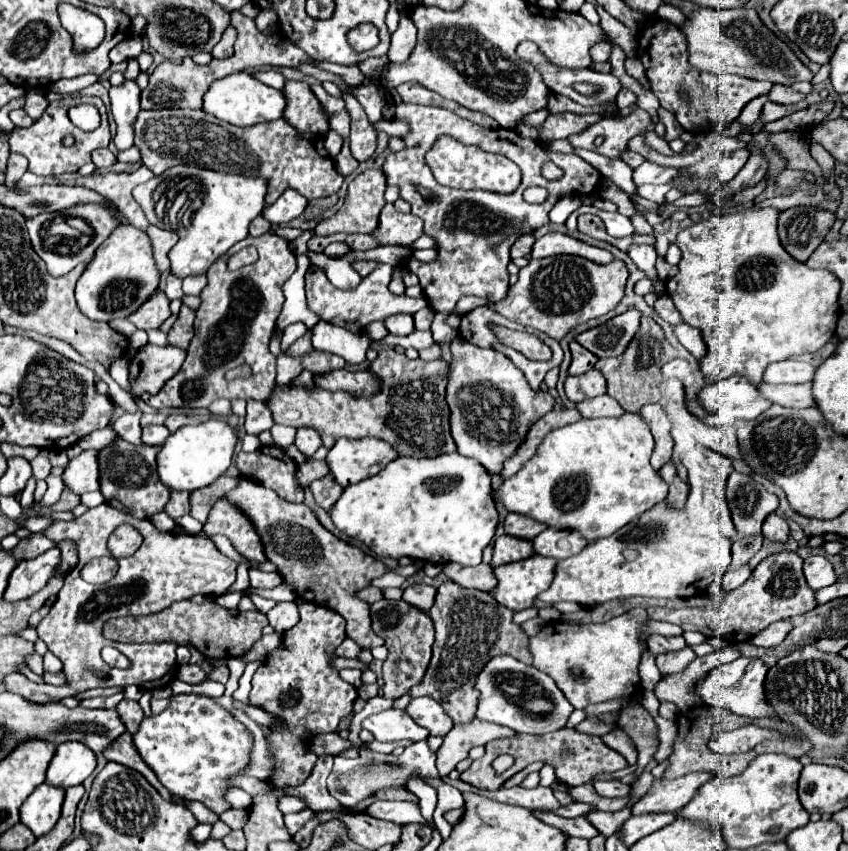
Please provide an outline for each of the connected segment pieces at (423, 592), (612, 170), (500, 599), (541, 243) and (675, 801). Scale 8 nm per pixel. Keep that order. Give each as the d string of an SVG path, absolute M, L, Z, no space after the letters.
M417 583L417 585L411 585L403 591L403 599L407 603L411 603L413 607L421 607L421 611L429 611L433 601L435 601L435 587L429 587L425 583Z
M575 149L575 153L585 159L587 163L591 163L597 171L601 171L603 175L607 175L609 179L615 181L615 185L619 185L623 191L627 191L627 195L635 195L637 187L631 181L631 167L619 159L605 159L603 155L595 153L595 151L585 151L585 149Z
M533 555L525 561L495 567L493 573L497 577L497 585L491 591L493 599L511 611L523 611L533 607L537 595L549 589L555 565L555 559Z
M551 231L543 237L539 237L533 245L531 257L533 259L541 259L541 257L551 257L551 255L581 255L587 257L595 263L609 263L613 261L613 255L605 249L593 247L585 241L579 241L567 233L559 233L559 231Z
M661 761L651 773L655 775L655 785L647 791L645 797L641 797L633 807L631 815L643 815L643 813L669 813L669 811L679 811L693 799L701 783L711 779L709 773L691 773L673 781L661 779L663 771L669 767L669 761Z

